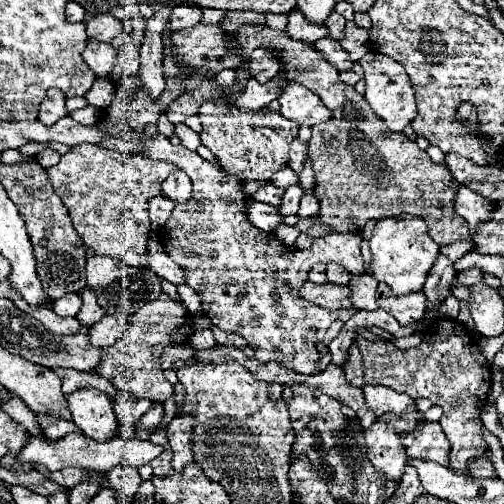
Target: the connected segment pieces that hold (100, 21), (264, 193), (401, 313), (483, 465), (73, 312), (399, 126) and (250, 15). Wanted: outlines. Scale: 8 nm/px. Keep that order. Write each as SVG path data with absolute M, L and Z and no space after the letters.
M97 14L87 20L87 36L95 42L111 42L117 34L121 34L123 26L113 14Z
M267 182L267 184L261 186L251 198L253 198L253 200L259 200L259 202L265 202L265 204L271 204L271 206L279 206L283 194L285 194L283 188L277 188L275 184Z
M379 282L377 286L377 304L389 312L401 326L409 326L423 318L427 298L423 292L413 292L407 296L393 296L389 286L385 282Z
M485 448L483 456L473 458L473 462L469 462L467 470L465 470L467 478L495 478L495 466L491 460L491 450Z
M65 294L63 298L53 302L53 310L59 316L77 316L81 308L81 296L79 294Z
M369 50L359 64L363 66L365 72L365 82L367 82L367 92L365 92L365 100L369 102L369 106L373 108L373 112L387 124L387 128L391 132L403 132L403 128L415 118L417 114L417 106L415 106L415 96L411 90L411 82L409 76L405 74L405 70L401 68L401 74L397 74L397 68L393 66L393 58L383 56L377 50Z
M227 12L227 16L221 22L221 28L227 36L231 36L241 24L265 24L265 16L257 12Z

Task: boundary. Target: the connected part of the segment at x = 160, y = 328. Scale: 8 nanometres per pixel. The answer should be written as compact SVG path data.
M163 292L157 300L145 304L141 310L127 318L129 322L125 334L113 346L101 348L101 362L97 364L95 372L107 378L109 382L117 384L117 388L131 390L139 398L147 398L151 402L165 402L173 396L173 386L163 374L161 356L169 346L175 346L175 342L171 342L173 332L187 330L183 328L189 322L185 304Z

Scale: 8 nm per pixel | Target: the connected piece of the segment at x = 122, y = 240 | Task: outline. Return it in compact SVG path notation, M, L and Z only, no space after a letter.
M81 144L63 154L59 164L49 168L47 174L55 192L69 208L71 222L85 246L95 254L109 256L109 250L145 250L151 230L147 202L161 194L161 182L173 168L173 164L163 160Z

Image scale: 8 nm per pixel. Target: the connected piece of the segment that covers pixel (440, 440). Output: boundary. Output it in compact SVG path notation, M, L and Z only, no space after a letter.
M431 422L423 428L417 428L409 432L403 438L403 444L407 448L409 458L421 458L425 462L437 462L441 466L449 466L449 440L445 438L441 426L437 422Z

